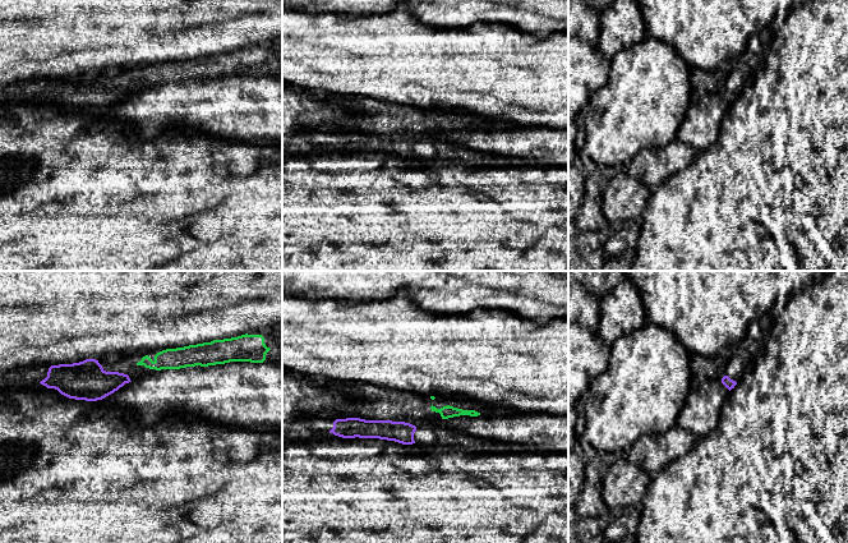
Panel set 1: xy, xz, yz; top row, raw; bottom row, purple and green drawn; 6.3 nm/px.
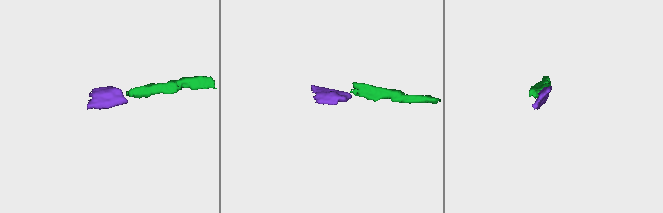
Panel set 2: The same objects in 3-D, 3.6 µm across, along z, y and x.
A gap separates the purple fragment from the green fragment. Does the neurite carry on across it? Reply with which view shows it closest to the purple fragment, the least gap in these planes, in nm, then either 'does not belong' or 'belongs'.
view xy; gap 90 nm; does not belong

